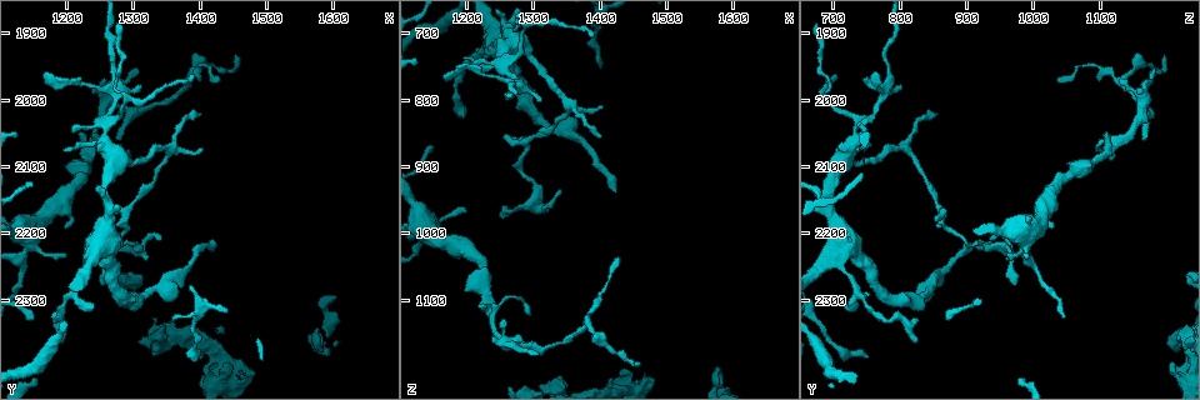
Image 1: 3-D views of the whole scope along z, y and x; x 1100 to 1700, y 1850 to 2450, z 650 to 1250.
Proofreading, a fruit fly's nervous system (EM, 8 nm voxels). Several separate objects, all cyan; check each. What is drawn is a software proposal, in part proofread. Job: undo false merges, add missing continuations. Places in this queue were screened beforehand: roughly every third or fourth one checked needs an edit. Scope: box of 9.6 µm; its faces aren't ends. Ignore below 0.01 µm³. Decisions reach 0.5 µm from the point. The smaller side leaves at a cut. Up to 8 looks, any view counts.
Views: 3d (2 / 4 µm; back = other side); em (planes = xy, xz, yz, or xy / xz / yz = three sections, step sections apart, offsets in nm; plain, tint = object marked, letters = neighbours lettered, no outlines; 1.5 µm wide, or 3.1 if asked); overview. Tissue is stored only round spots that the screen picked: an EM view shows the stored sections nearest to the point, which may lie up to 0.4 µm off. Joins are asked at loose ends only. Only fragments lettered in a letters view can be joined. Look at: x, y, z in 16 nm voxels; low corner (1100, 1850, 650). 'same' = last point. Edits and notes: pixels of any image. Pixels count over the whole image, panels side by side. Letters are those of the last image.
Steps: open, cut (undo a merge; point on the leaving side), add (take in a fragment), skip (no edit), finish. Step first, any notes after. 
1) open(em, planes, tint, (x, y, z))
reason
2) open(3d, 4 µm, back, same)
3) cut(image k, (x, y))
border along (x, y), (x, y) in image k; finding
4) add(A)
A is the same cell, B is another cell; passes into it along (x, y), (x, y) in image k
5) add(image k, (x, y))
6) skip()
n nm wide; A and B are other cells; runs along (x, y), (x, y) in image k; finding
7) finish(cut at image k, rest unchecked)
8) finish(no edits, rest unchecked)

open(em, planes, letters, (1585, 2360, 1200))

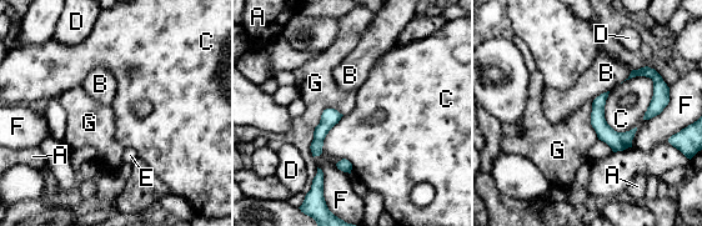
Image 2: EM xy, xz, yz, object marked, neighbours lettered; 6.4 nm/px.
skip()
C touches over 300 nm; A, B, C, D, E, F and G are other cells; no lettered fragment goes on from it

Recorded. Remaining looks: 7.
open(3d, 2 µm, (1420, 2215, 940))
an open end

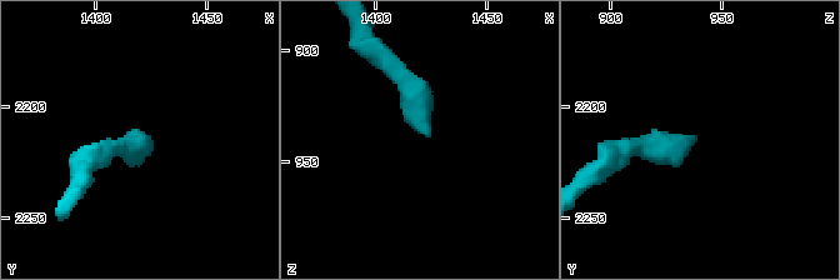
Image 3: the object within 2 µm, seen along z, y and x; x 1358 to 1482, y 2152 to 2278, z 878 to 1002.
open(em, planes, letters, (1422, 2215, 936))

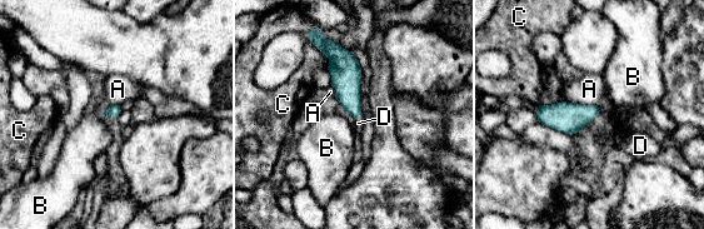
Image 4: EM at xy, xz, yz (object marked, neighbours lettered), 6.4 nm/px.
add(D)
D is the same cell, A, B and C are other cells; passes into it along (345, 80), (358, 117), (358, 123) in image 4; it goes on there

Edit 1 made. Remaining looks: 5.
open(em, planes, tint, (1260, 2045, 730))
branch point

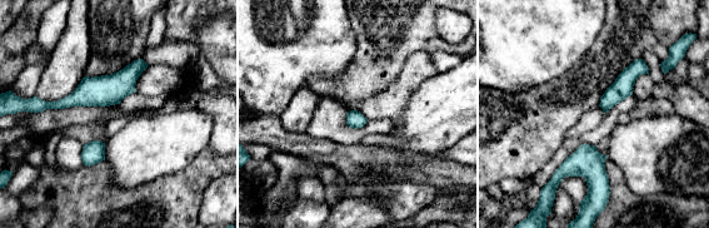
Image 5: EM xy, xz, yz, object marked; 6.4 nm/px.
open(em, planes, letters, same)
what lies round it

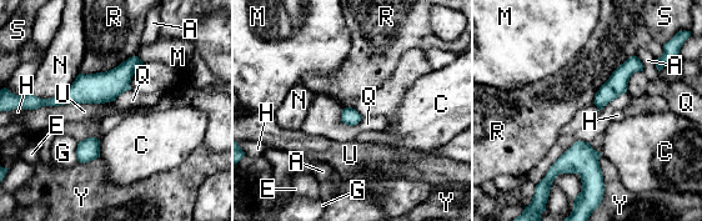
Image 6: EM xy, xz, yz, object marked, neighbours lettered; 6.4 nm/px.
skip()
110 nm wide; A, C, E, G, H, M, N, Q, R, S, U and Y are other cells; one neuron here

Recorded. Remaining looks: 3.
finish(add at image 4, rest unchecked)

